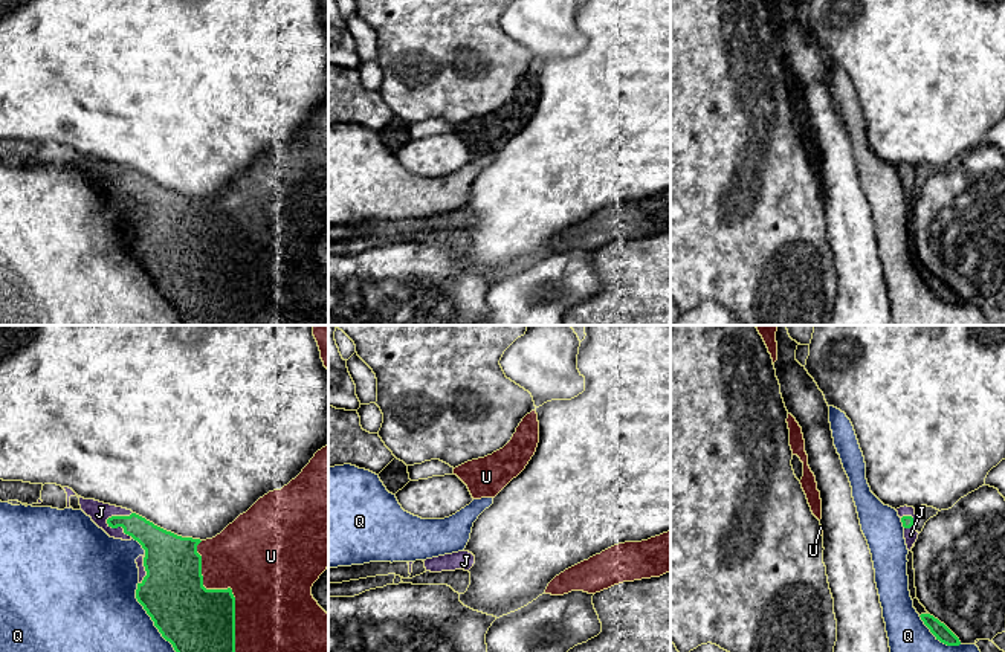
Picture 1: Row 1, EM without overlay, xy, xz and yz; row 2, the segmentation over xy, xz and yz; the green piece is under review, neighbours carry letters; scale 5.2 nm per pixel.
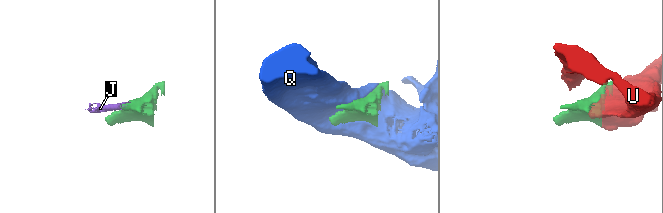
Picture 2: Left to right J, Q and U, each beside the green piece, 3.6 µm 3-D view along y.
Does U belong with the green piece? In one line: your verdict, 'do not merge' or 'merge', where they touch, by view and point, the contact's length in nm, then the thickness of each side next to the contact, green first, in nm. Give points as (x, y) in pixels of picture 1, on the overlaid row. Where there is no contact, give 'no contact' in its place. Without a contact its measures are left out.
merge | xy (228, 588) | 600 nm | 360/480 nm

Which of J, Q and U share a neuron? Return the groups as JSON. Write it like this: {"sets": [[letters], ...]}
{"sets": [["J", "U"], ["Q"]]}

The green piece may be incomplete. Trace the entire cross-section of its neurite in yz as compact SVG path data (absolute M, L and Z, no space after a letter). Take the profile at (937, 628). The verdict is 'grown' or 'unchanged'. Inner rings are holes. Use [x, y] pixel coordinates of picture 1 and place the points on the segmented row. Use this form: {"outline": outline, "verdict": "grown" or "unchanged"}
{"outline": "M921 614L919 615L924 625L930 629L930 632L939 640L941 643L947 646L959 646L959 638L938 618L935 618L930 614Z", "verdict": "unchanged"}

